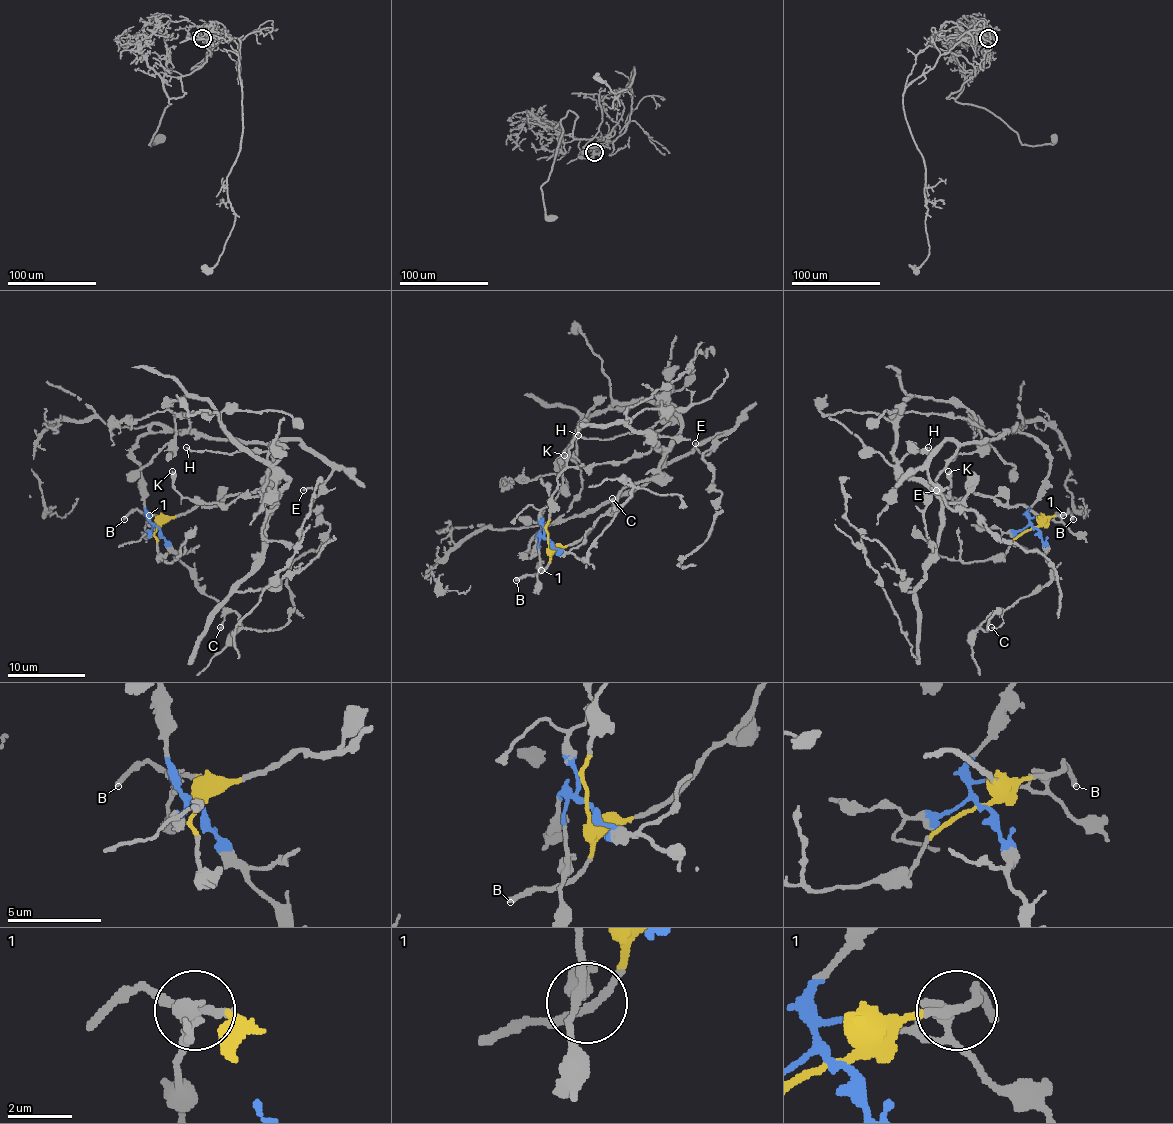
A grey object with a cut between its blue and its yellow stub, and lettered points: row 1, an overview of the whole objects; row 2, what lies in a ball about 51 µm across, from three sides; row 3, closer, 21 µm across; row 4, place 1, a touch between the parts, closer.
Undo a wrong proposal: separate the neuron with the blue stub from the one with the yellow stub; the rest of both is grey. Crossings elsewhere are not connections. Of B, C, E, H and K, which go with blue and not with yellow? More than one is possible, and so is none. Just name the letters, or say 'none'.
C, E, K

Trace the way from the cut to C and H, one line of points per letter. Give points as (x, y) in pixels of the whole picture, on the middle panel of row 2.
C: (549, 540), (558, 550), (586, 557), (594, 540), (613, 516), (615, 509), (611, 499)
H: (549, 540), (576, 542), (623, 489), (656, 479), (680, 419), (660, 407), (642, 432), (578, 434)

